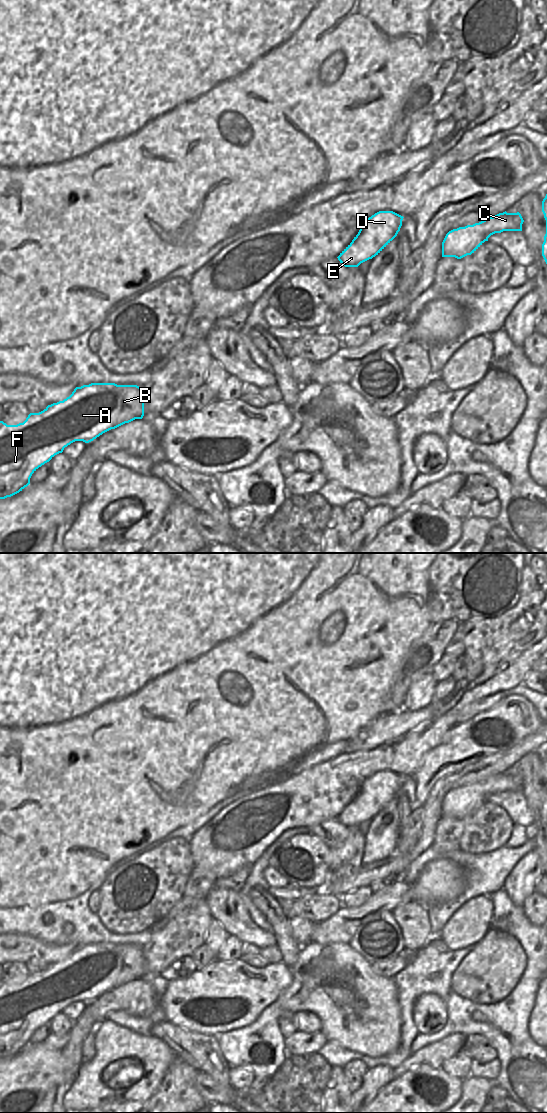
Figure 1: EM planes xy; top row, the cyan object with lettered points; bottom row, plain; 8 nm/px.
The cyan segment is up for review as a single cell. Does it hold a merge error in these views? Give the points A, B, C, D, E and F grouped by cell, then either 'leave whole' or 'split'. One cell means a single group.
A B C D E F | leave whole

